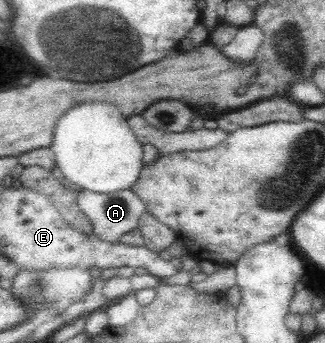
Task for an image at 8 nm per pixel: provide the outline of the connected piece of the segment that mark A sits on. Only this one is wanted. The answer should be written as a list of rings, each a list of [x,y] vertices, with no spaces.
[[[132,188],[105,194],[90,190],[80,191],[77,204],[92,224],[92,235],[108,243],[118,243],[126,233],[137,228],[140,216],[145,212],[144,202]]]

